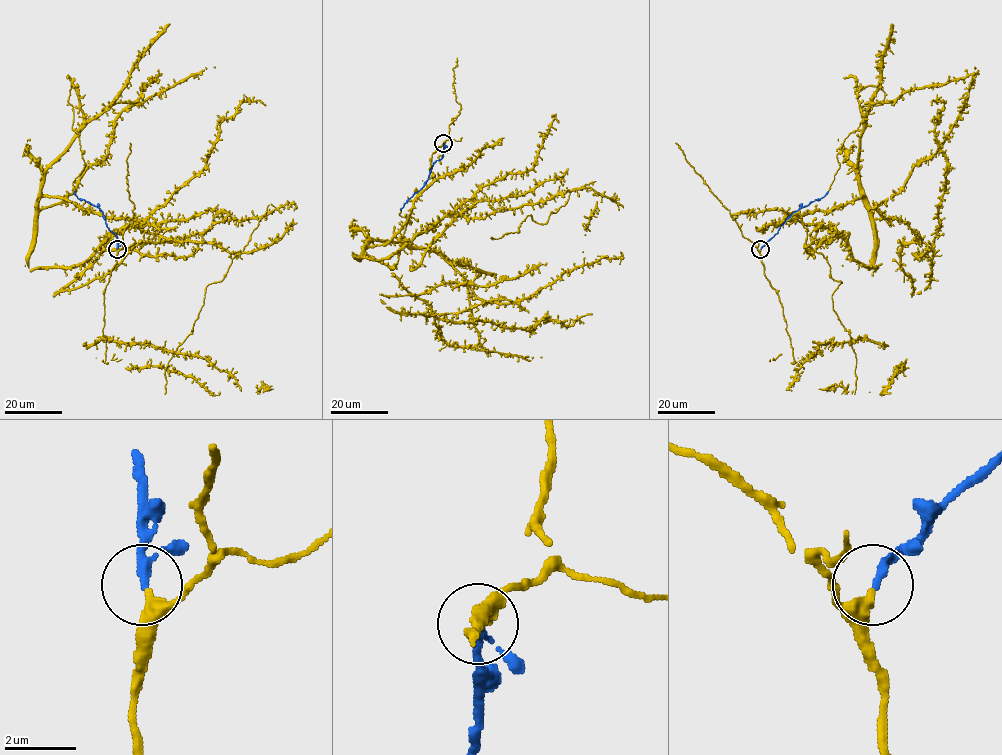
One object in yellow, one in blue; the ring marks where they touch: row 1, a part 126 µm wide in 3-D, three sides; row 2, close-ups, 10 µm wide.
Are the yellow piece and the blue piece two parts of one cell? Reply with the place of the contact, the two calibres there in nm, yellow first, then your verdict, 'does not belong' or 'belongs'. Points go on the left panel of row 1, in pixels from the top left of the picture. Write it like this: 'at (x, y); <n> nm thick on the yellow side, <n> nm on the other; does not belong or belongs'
at (117, 249); 300 nm thick on the yellow side, 180 nm on the other; belongs

